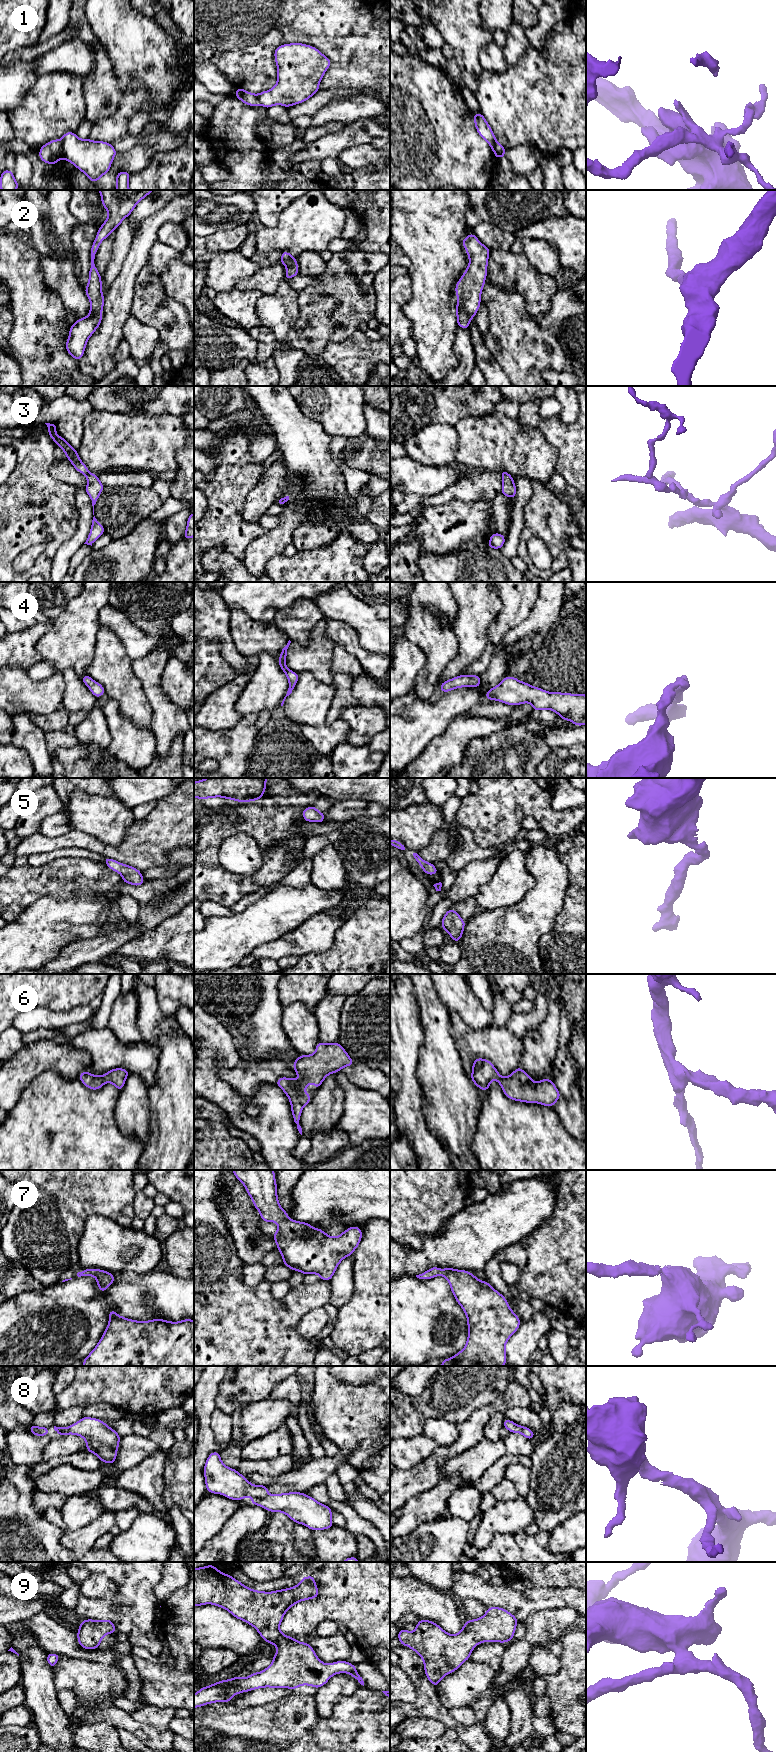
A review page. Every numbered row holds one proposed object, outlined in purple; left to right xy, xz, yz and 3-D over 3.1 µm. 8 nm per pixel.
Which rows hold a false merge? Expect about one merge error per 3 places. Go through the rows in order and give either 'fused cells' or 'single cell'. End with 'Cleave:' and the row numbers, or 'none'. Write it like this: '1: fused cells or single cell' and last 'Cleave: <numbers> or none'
1: fused cells
2: single cell
3: single cell
4: single cell
5: single cell
6: single cell
7: single cell
8: single cell
9: single cell
Cleave: 1

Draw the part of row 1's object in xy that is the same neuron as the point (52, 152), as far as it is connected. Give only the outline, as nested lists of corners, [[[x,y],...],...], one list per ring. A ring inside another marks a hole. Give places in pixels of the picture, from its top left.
[[[51,140],[39,149],[40,160],[51,166],[60,161],[62,157],[63,146],[61,140]]]

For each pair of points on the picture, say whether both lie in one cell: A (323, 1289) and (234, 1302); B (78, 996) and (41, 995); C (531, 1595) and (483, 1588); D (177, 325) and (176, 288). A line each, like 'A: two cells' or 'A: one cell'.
A: one cell
B: one cell
C: one cell
D: two cells

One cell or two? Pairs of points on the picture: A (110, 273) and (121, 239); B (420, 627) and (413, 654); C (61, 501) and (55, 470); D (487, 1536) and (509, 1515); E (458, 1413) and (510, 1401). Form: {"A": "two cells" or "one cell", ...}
{"A": "one cell", "B": "two cells", "C": "two cells", "D": "one cell", "E": "two cells"}

